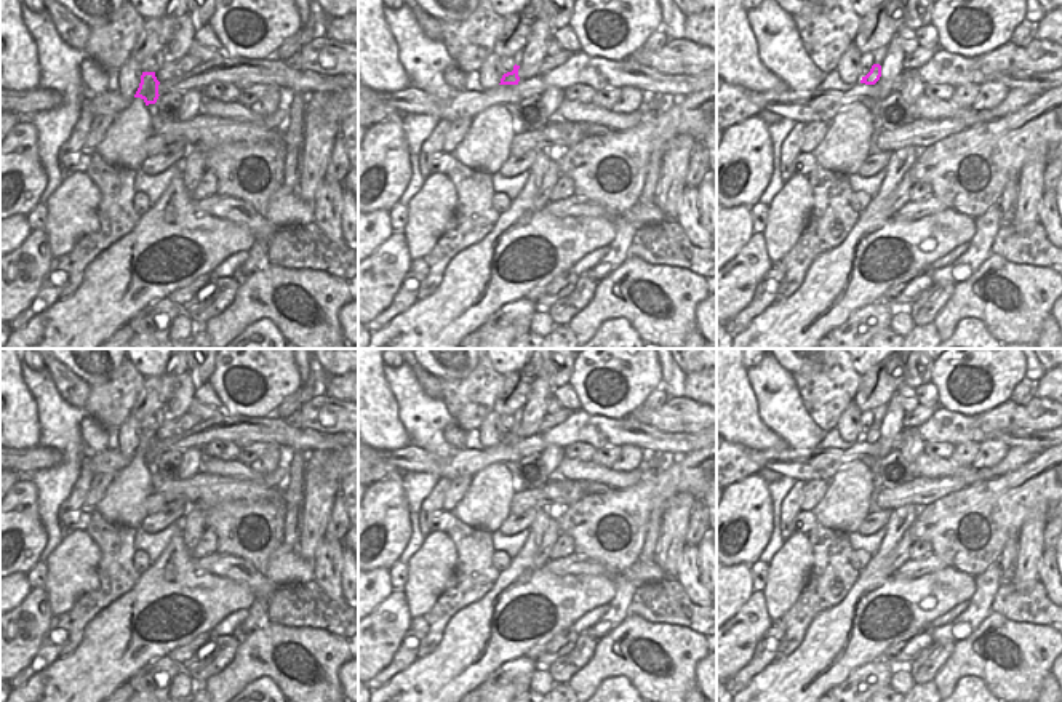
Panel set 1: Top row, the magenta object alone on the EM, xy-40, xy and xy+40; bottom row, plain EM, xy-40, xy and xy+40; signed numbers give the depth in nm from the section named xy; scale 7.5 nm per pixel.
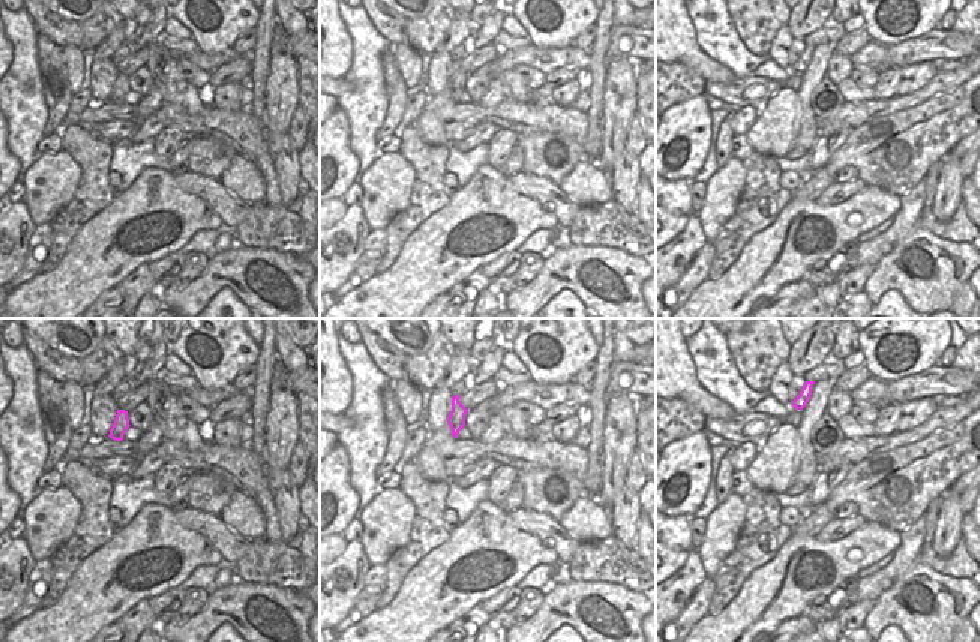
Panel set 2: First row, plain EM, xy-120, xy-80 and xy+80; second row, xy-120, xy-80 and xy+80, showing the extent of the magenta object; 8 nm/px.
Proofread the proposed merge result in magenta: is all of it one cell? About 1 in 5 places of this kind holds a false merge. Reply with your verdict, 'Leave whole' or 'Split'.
Leave whole.

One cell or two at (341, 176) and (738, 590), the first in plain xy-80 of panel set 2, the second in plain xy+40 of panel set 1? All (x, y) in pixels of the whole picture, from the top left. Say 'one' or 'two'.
two

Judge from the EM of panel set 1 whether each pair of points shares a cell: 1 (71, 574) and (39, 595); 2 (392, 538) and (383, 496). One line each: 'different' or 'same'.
1: different
2: same

